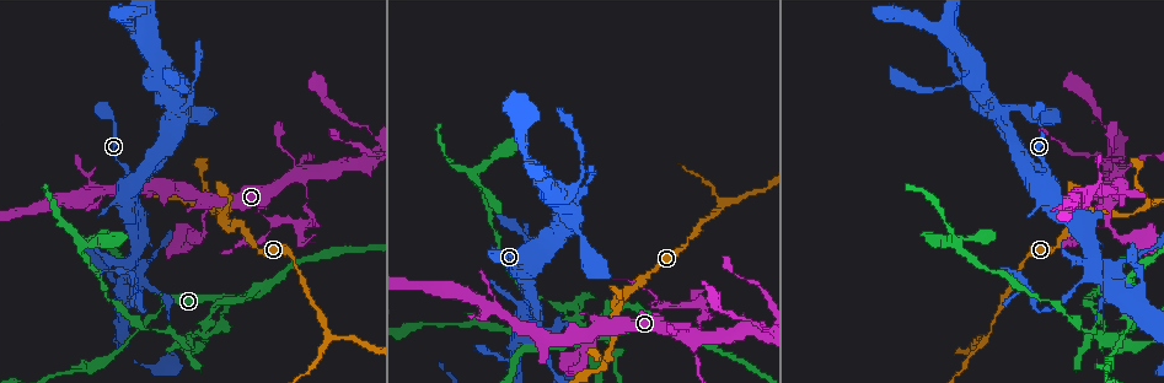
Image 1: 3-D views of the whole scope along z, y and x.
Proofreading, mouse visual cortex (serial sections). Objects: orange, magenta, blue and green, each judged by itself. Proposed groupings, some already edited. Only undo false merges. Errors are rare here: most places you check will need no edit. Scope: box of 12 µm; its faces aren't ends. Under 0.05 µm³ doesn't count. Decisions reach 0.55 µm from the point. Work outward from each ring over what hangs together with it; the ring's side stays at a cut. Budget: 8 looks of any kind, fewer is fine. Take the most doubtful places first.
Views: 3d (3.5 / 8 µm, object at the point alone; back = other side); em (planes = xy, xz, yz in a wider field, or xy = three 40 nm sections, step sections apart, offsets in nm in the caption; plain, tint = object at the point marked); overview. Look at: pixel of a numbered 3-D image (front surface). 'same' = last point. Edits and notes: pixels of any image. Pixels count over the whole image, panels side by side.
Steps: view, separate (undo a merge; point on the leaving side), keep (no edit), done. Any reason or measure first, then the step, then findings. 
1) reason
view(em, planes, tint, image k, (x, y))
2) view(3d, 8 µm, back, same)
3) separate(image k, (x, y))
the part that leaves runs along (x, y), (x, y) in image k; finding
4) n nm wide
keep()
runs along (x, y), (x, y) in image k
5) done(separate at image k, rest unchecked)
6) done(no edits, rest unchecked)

abrupt turn
view(3d, 8 µm, image 1, (251, 292))

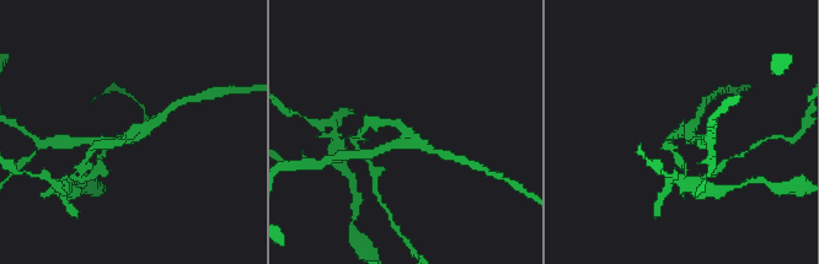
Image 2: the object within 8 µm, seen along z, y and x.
view(3d, 3.5 µm, image 2, (405, 141))

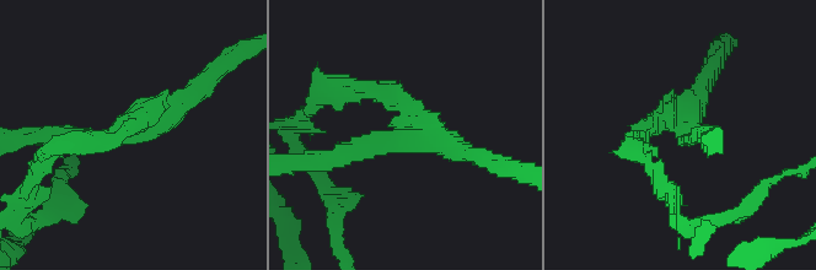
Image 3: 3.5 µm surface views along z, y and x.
3 arms; arms of 200, 200, 300 nm; shape alone is not enough
view(em, planes, tint, image 3, (411, 135))

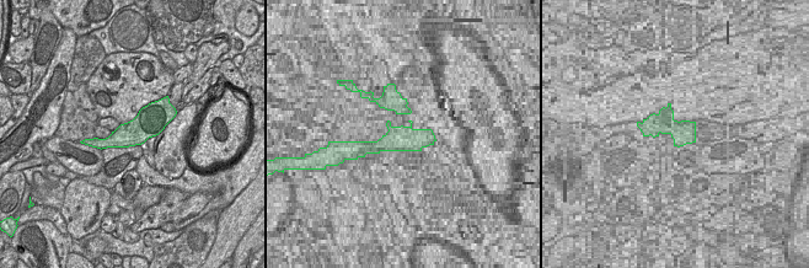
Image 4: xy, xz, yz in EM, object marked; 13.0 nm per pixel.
340 nm wide
separate(image 3, (371, 92))
the part that leaves runs along (413, 133), (398, 97), (327, 91) in image 3; two cells meet here

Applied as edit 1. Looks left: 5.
view(overview)

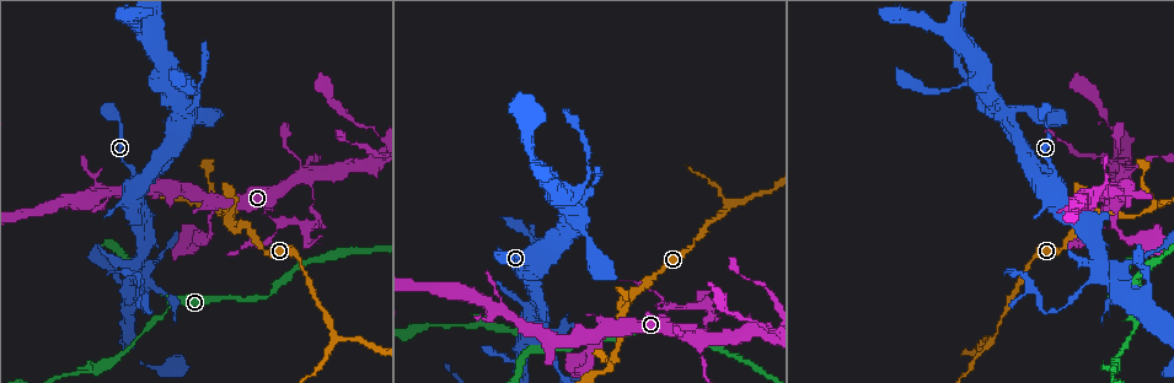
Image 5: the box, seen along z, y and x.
thick turns thin
view(3d, 3.5 µm, image 5, (314, 212))

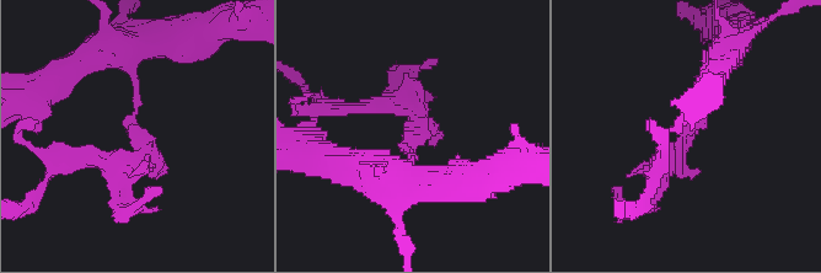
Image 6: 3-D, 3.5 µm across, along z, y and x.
need the tissue
view(em, xy, step 3, tint, image 6, (139, 133))

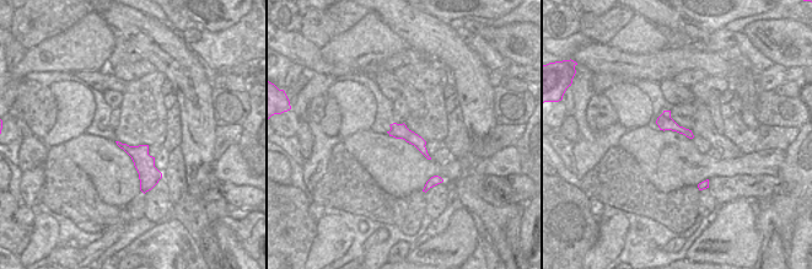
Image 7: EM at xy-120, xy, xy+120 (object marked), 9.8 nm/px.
keep()
runs along (725, 67), (701, 119), (659, 158) in image 6; one cell here

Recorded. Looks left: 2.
branch point
view(3d, 3.5 µm, image 5, (993, 337))

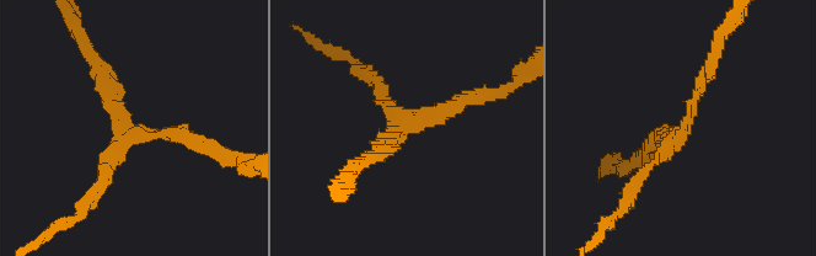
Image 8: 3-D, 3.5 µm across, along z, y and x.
view(em, planes, tint, image 8, (681, 131))

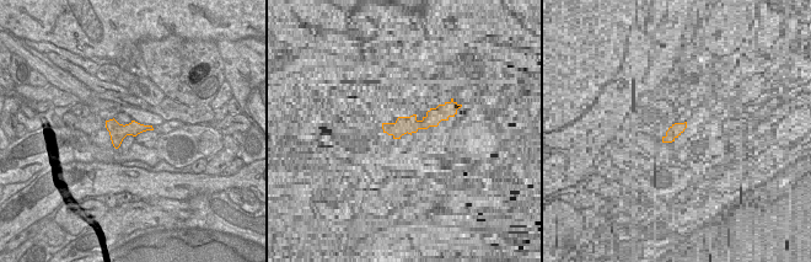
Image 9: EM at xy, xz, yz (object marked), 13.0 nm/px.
arms of 150, 150, 200 nm
keep()
runs along (94, 63), (124, 132), (196, 143) in image 8; all the same cell

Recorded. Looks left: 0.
done(separate at image 3, rest unchecked)

